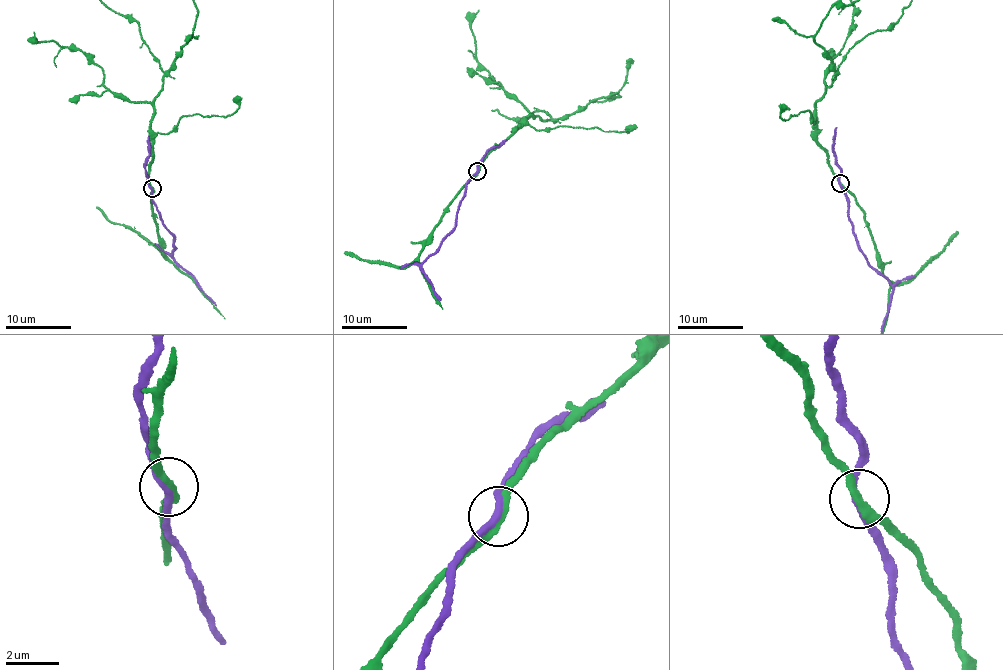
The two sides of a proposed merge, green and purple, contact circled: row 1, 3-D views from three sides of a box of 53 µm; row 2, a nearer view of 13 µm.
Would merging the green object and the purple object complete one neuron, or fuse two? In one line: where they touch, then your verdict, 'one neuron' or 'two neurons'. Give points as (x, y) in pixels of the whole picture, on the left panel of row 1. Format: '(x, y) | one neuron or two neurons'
(152, 188) | two neurons

